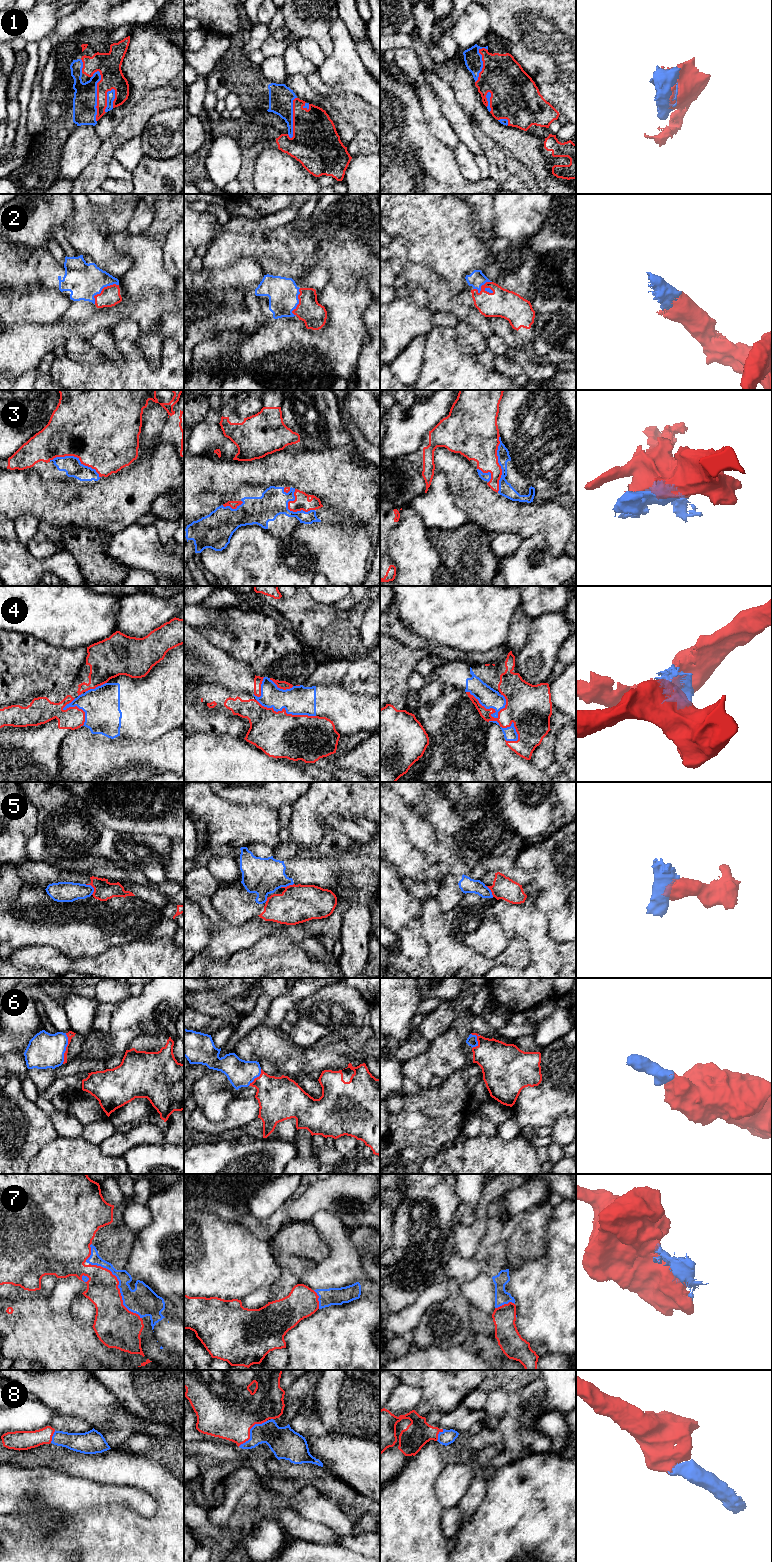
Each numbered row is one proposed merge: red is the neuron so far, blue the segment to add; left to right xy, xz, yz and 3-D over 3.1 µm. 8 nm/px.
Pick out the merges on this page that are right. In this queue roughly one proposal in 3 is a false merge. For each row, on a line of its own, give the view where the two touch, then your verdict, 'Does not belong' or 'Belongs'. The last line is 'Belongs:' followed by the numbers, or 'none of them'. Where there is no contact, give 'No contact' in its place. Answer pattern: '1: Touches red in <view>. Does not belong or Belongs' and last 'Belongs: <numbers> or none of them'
1: Touches red in xy. Belongs
2: Touches red in xy. Belongs
3: Touches red in xy. Belongs
4: Touches red in yz. Does not belong
5: Touches red in xy. Does not belong
6: Touches red in xy. Belongs
7: Touches red in xy. Belongs
8: Touches red in xz. Belongs
Belongs: 1, 2, 3, 6, 7, 8

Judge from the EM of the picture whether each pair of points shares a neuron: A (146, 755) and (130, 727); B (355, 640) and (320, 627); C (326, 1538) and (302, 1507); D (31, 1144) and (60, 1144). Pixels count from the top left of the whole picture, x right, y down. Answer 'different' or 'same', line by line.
A: different
B: same
C: different
D: different

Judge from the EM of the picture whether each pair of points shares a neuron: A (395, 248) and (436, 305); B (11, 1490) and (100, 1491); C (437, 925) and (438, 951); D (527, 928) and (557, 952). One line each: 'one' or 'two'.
A: one
B: one
C: one
D: one

